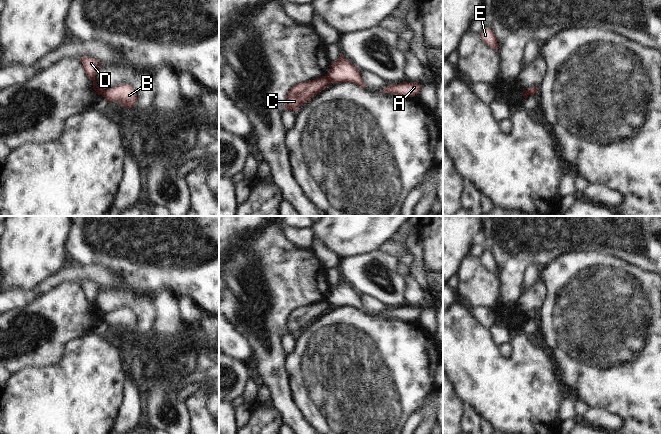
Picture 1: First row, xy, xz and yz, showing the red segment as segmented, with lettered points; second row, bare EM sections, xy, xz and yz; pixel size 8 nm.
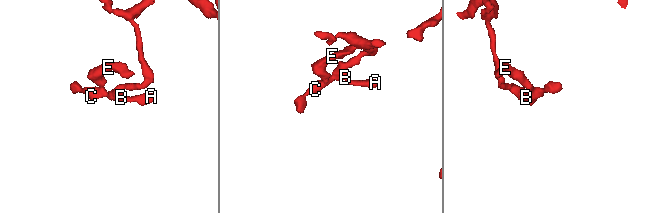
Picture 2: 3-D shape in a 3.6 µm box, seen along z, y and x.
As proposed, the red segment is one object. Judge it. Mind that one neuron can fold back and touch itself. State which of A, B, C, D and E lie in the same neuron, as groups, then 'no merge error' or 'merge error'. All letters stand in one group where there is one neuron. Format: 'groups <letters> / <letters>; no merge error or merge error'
groups A B / C D E; merge error

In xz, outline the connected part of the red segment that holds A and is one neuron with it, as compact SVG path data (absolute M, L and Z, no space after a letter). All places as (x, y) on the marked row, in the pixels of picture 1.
M404 81L399 84L389 84L387 87L383 88L383 93L392 93L396 96L401 96L403 98L408 98L415 96L419 93L422 84L417 82Z

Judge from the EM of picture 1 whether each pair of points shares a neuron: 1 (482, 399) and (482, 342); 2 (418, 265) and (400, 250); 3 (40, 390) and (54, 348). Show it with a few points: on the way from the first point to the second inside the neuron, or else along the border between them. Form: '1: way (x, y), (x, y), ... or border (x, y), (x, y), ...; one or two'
1: way (483, 385), (484, 359), (482, 356); one
2: border (404, 247), (411, 254); two
3: border (64, 349), (61, 358), (53, 364), (25, 368); two

